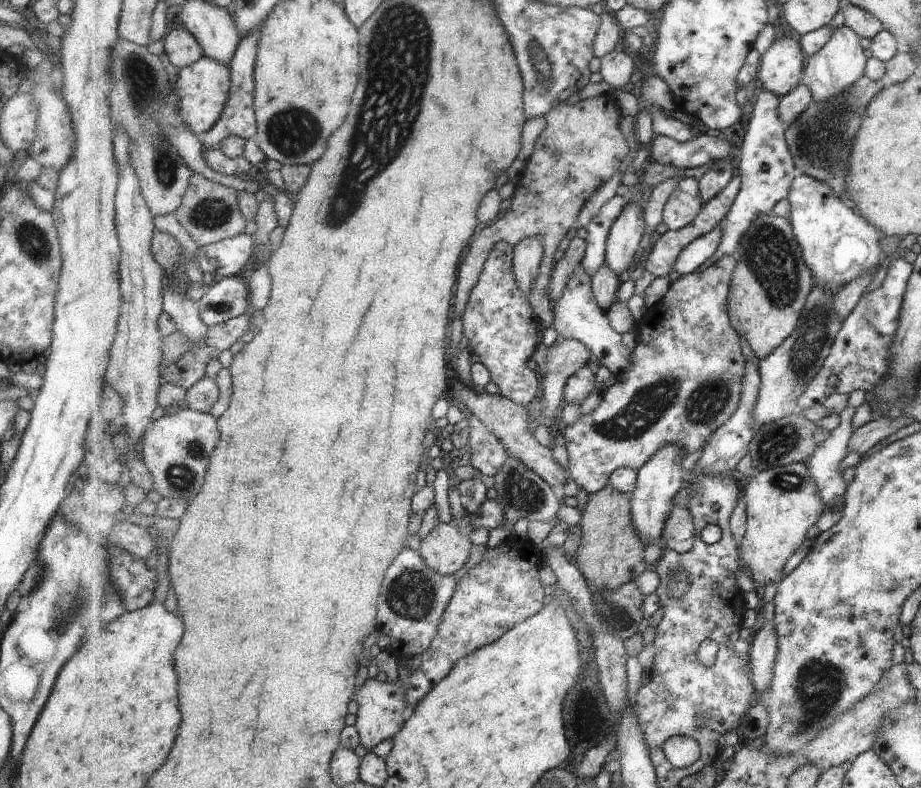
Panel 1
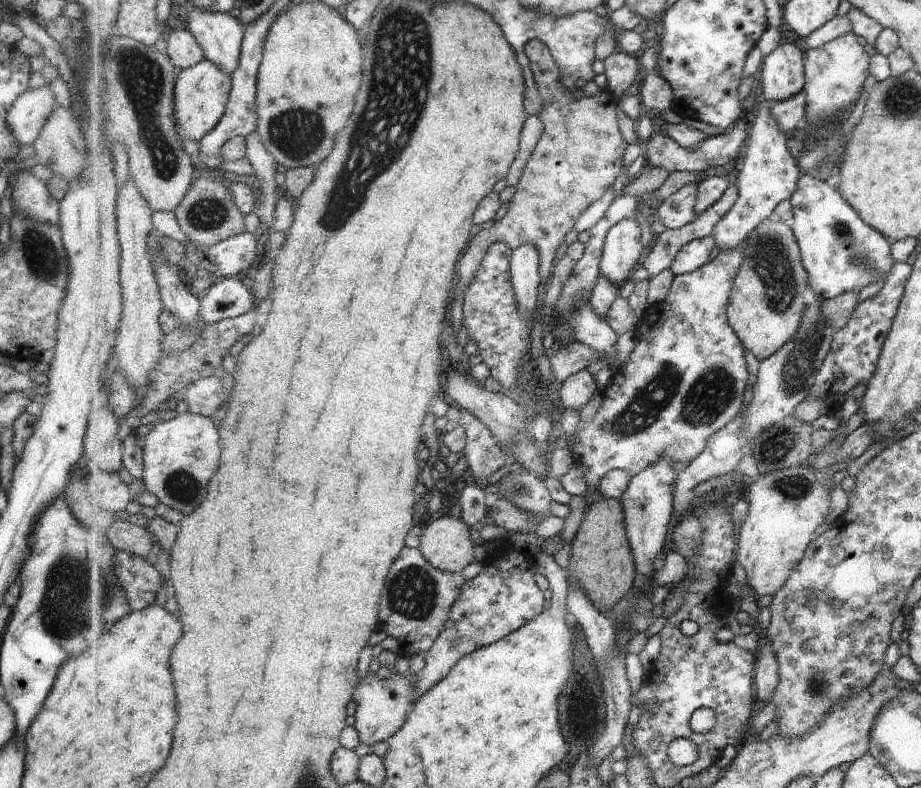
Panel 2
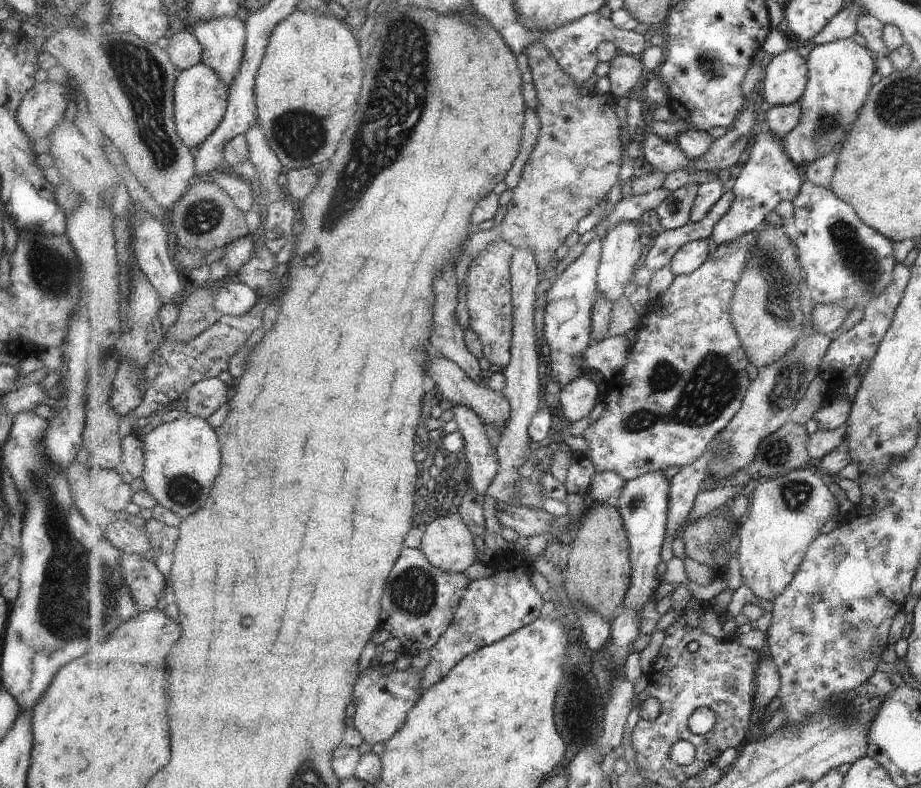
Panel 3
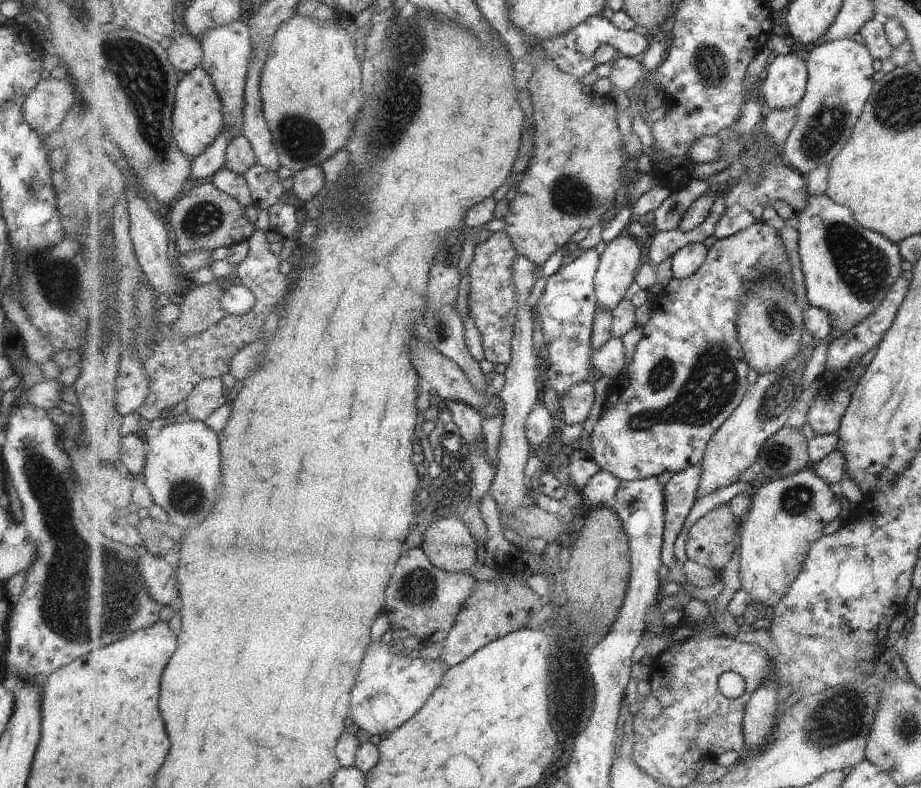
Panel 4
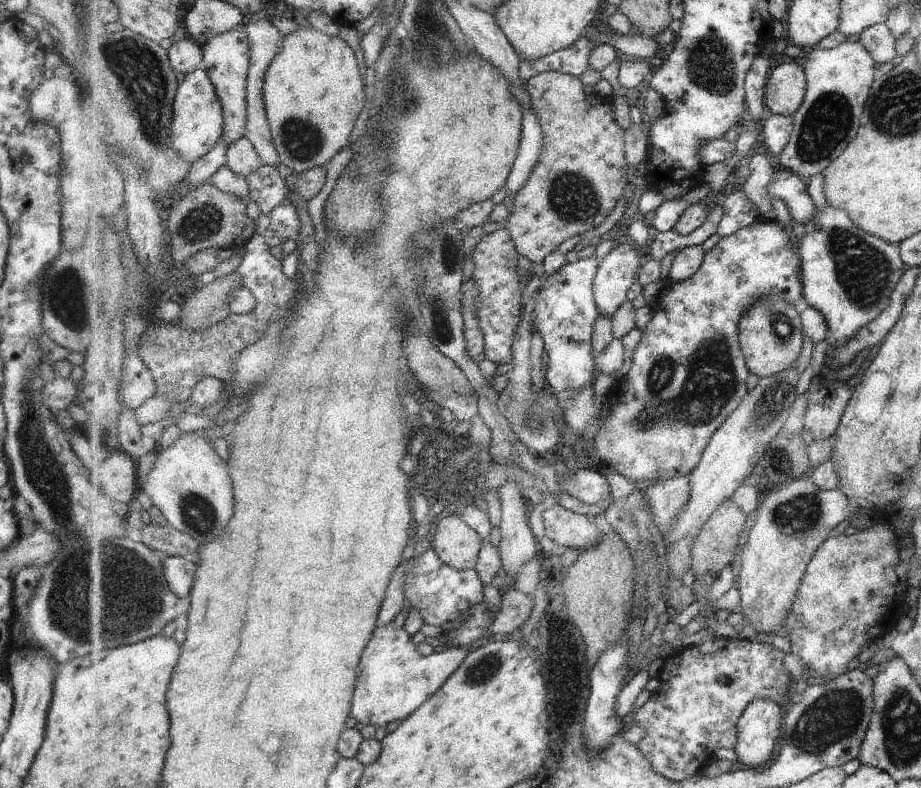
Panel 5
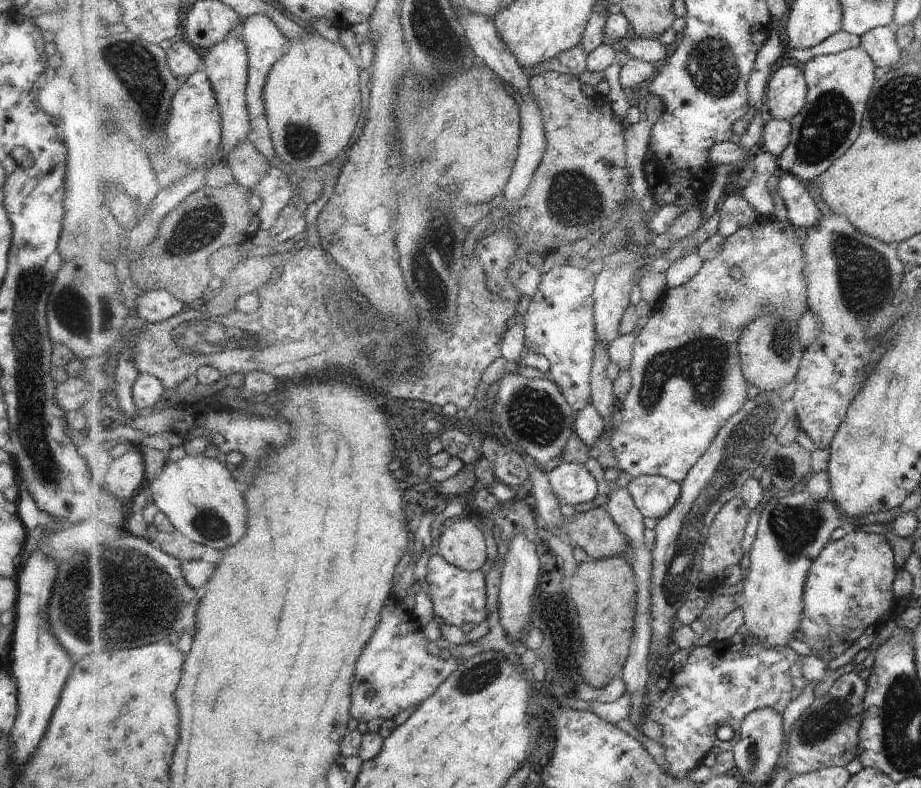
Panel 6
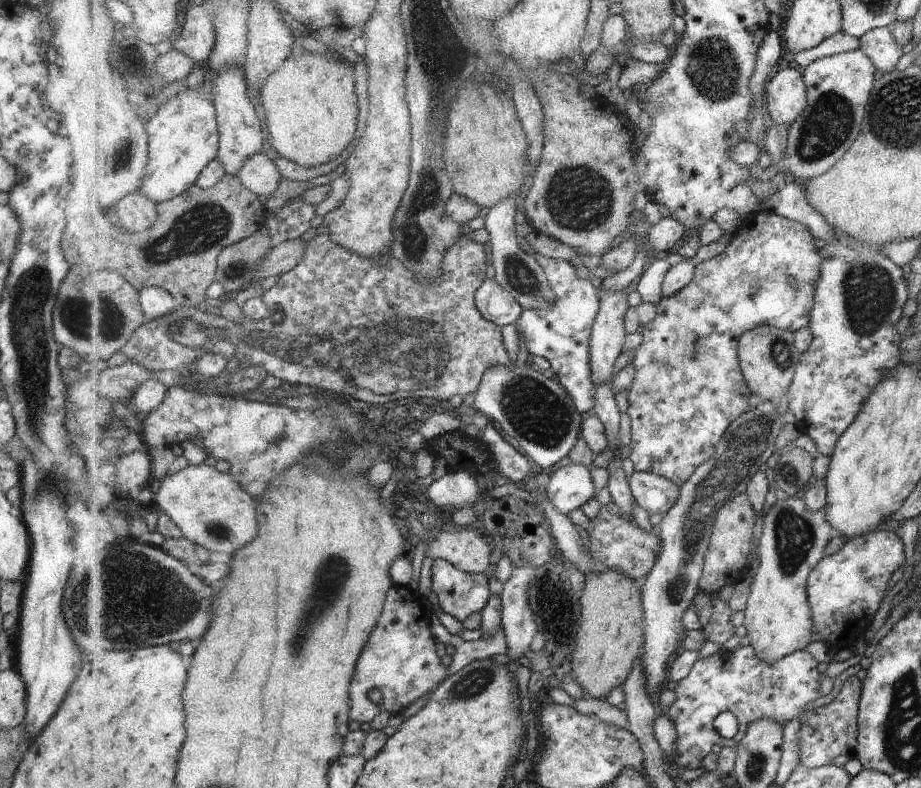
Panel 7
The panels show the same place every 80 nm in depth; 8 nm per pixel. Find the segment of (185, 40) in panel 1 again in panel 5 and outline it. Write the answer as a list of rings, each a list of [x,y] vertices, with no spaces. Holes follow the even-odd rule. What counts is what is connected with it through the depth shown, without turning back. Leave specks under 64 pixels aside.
[[[183,33],[174,39],[168,50],[171,66],[181,77],[196,70],[205,70],[204,52],[191,36]]]

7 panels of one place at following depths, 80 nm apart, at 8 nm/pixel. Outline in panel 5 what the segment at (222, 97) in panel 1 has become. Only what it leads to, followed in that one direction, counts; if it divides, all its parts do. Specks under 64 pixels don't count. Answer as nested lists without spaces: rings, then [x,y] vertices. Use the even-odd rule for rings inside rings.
[[[199,69],[182,77],[175,99],[175,120],[173,120],[173,146],[185,156],[187,162],[197,162],[208,155],[224,135],[224,109],[222,102],[209,78],[208,72]]]

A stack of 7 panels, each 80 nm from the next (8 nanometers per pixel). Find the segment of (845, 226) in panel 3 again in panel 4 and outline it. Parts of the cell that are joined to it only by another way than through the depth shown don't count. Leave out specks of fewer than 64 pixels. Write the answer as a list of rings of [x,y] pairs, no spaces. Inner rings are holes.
[[[808,195],[808,206],[795,216],[798,224],[798,246],[804,282],[806,302],[809,307],[826,310],[832,319],[832,329],[847,335],[858,324],[880,310],[884,296],[895,284],[901,272],[901,259],[897,246],[881,233],[865,228],[846,206],[837,204],[829,195]]]

